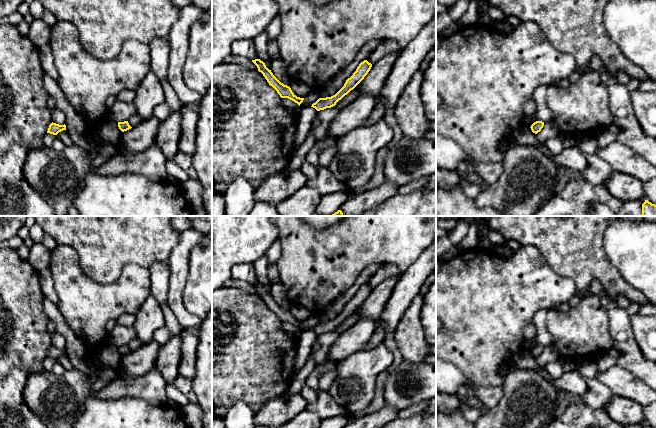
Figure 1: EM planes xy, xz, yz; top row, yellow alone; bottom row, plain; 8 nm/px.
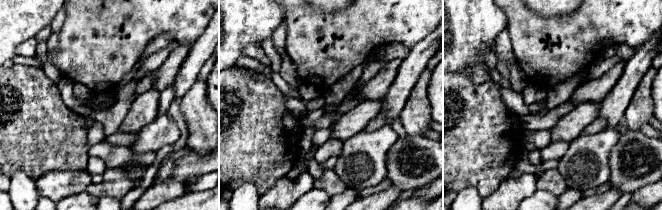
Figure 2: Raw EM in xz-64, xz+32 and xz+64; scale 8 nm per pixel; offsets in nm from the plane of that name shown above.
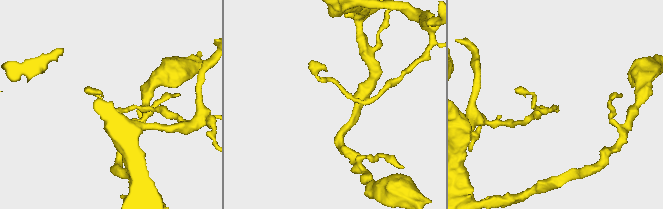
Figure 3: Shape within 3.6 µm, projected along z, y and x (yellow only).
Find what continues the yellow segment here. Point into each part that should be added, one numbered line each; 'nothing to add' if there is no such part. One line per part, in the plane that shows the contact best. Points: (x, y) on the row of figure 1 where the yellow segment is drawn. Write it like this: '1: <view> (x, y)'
nothing to add

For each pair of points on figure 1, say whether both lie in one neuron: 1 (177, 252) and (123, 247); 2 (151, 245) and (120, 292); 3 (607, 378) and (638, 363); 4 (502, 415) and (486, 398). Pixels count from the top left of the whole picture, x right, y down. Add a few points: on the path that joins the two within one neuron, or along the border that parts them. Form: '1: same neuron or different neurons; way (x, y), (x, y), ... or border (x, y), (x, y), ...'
1: different neurons; border (180, 233), (179, 239), (171, 251), (167, 262)
2: different neurons; border (147, 268), (136, 264), (126, 264), (118, 277)
3: different neurons; border (616, 363), (644, 382)
4: different neurons; border (501, 386), (502, 397), (489, 409)

